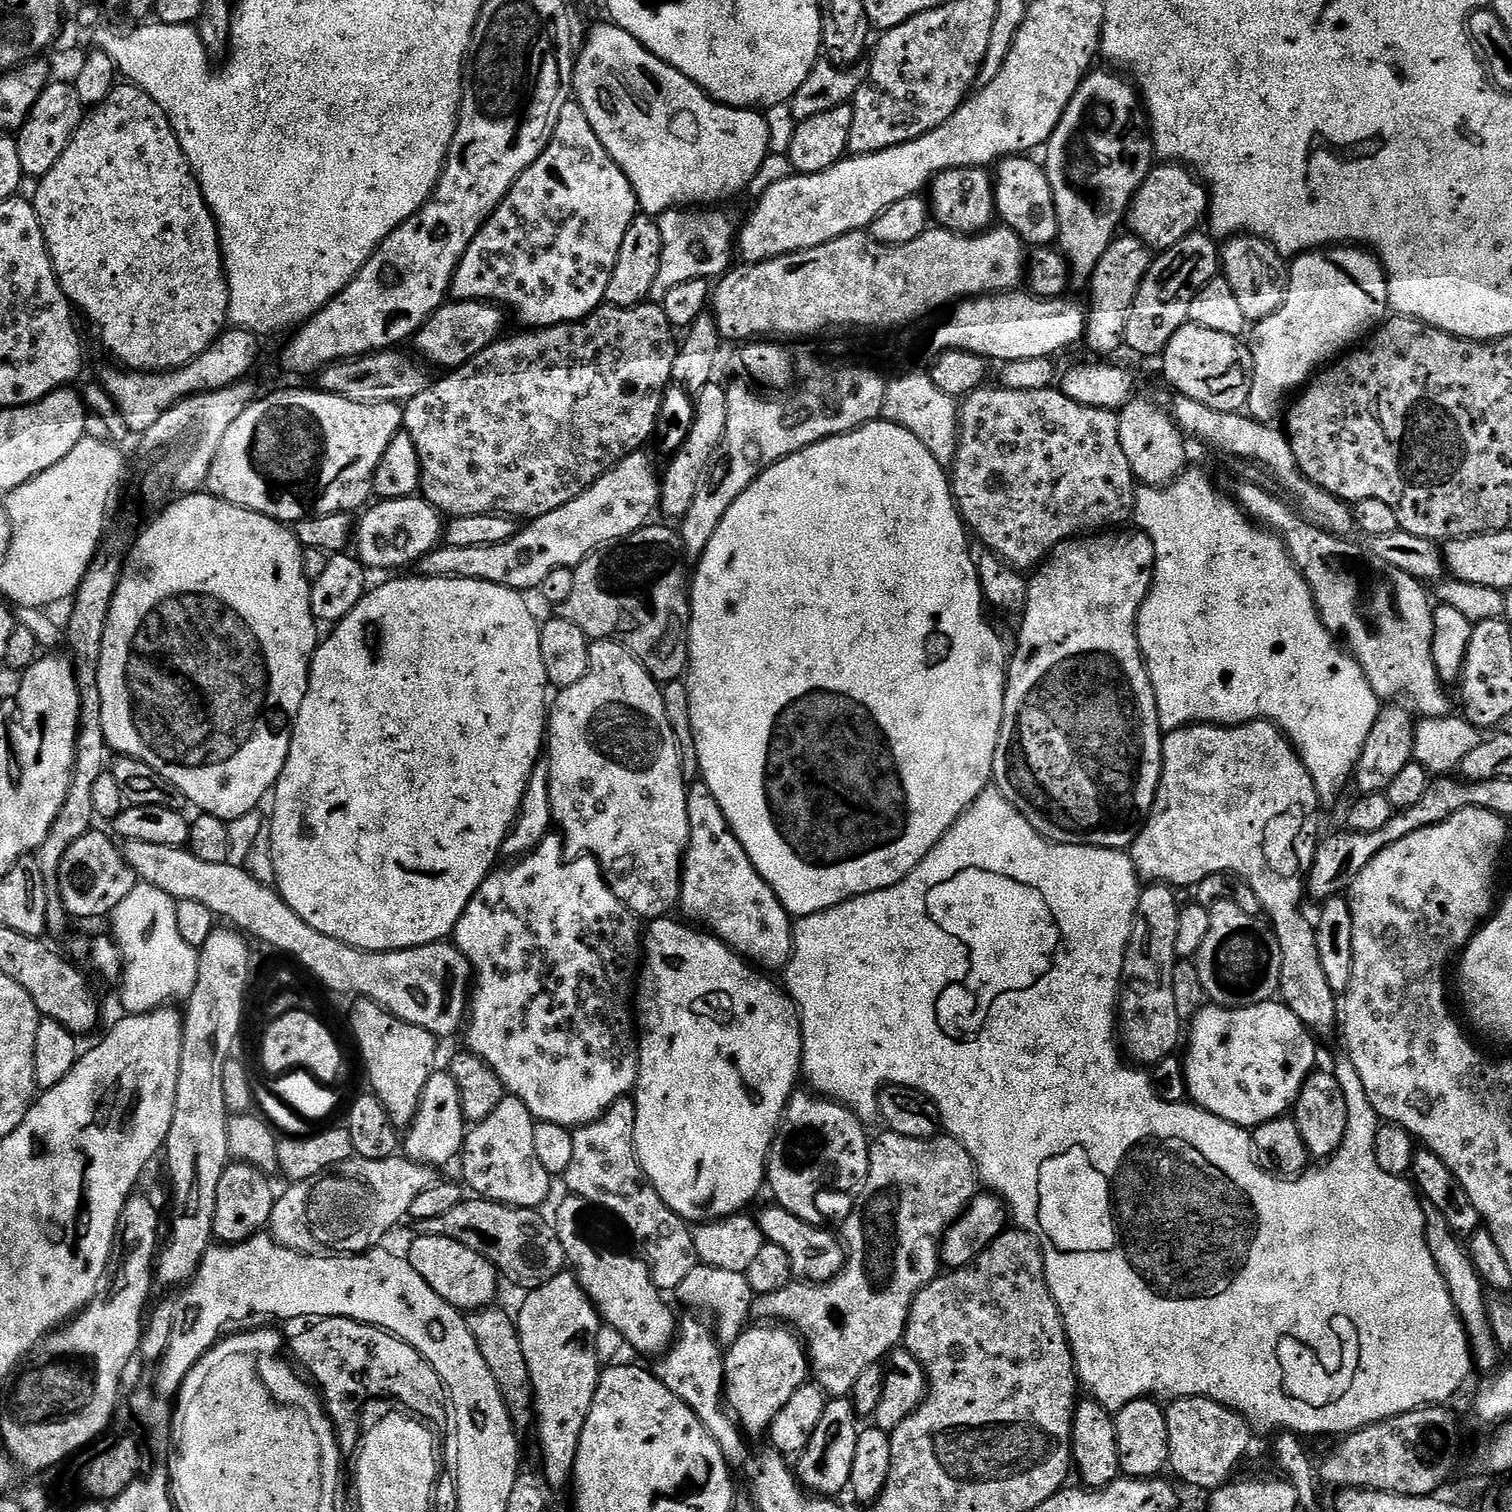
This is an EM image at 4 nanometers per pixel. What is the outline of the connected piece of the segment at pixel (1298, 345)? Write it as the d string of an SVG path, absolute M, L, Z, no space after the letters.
M1321 246L1300 253L1291 261L1288 289L1282 306L1278 306L1278 310L1274 310L1274 314L1264 320L1255 321L1250 332L1254 370L1247 415L1261 422L1276 422L1279 416L1281 419L1286 401L1293 393L1303 388L1317 372L1333 363L1357 342L1375 332L1389 316L1388 276L1384 273L1384 265L1367 247Z

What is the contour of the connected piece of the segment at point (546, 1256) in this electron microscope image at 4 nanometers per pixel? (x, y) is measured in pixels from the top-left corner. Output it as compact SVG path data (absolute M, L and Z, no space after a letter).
M465 1198L447 1214L415 1221L414 1227L419 1235L445 1236L462 1242L462 1246L470 1246L470 1250L490 1261L503 1279L505 1276L510 1283L531 1290L550 1282L550 1278L566 1268L562 1242L558 1242L553 1221L542 1213L534 1208L515 1208L483 1198Z

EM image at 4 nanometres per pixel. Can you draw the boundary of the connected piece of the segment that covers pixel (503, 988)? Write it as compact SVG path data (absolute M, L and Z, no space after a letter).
M549 834L532 852L521 856L509 868L497 867L484 879L482 886L470 898L462 918L458 918L454 943L472 967L474 983L470 988L470 1009L466 1014L466 1027L462 1037L467 1051L484 1061L492 1073L503 1082L507 1095L526 1102L526 1110L537 1121L554 1122L573 1130L594 1122L610 1105L625 1099L635 1089L640 1073L638 1029L634 1023L634 985L638 980L638 965L642 960L642 928L637 916L628 909L604 881L604 872L596 857L587 854L566 858L564 841L559 835Z

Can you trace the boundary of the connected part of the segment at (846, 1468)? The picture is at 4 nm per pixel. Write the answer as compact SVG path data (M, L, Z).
M829 1399L826 1410L822 1410L818 1427L810 1438L810 1446L806 1446L794 1464L796 1479L802 1487L818 1496L839 1497L839 1492L843 1488L845 1491L850 1485L850 1470L854 1470L854 1446L858 1446L859 1433L856 1408L851 1399Z

